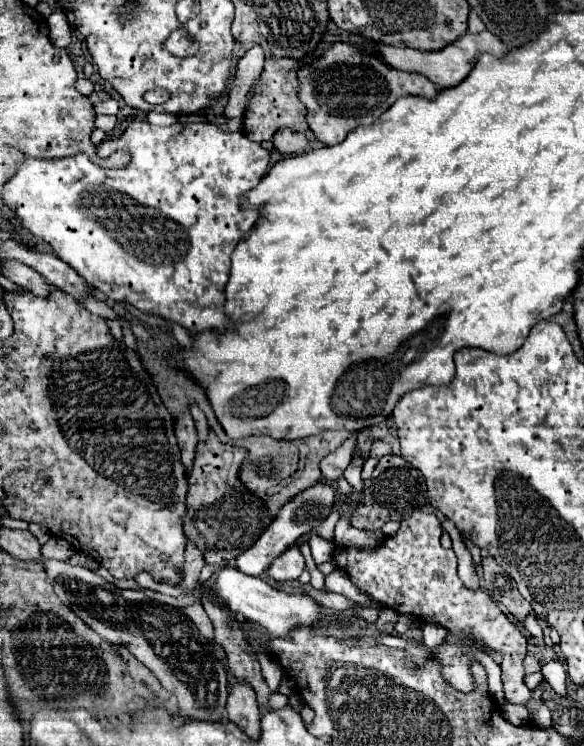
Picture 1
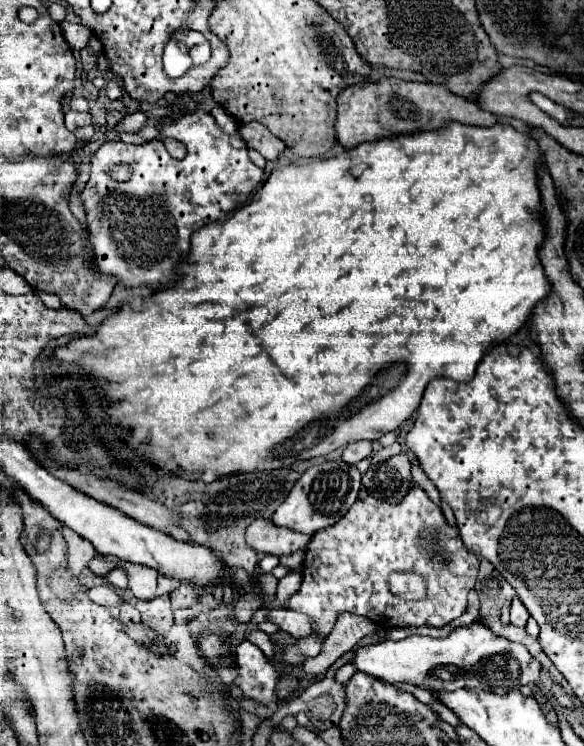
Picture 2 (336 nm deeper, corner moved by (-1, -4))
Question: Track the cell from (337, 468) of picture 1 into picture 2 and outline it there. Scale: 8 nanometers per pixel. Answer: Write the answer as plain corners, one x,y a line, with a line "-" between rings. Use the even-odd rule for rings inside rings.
359,440
359,442
353,442
349,444
345,450
343,450
343,460
347,464
357,464
359,460
363,458
369,458
373,452
373,444
369,440

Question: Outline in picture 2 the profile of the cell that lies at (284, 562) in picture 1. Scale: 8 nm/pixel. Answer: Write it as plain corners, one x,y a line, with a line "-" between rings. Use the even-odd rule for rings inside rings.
263,518
251,522
251,526
247,528
247,544
261,554
285,556
297,550
305,550
307,542
309,542
307,534
275,526
271,520

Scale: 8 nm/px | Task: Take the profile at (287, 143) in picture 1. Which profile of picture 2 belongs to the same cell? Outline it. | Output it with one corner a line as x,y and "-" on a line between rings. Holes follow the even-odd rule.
249,122
249,124
237,124
239,136
245,140
245,144
253,150
257,150
265,160
277,160
277,156
285,150
285,144
275,138
263,124

